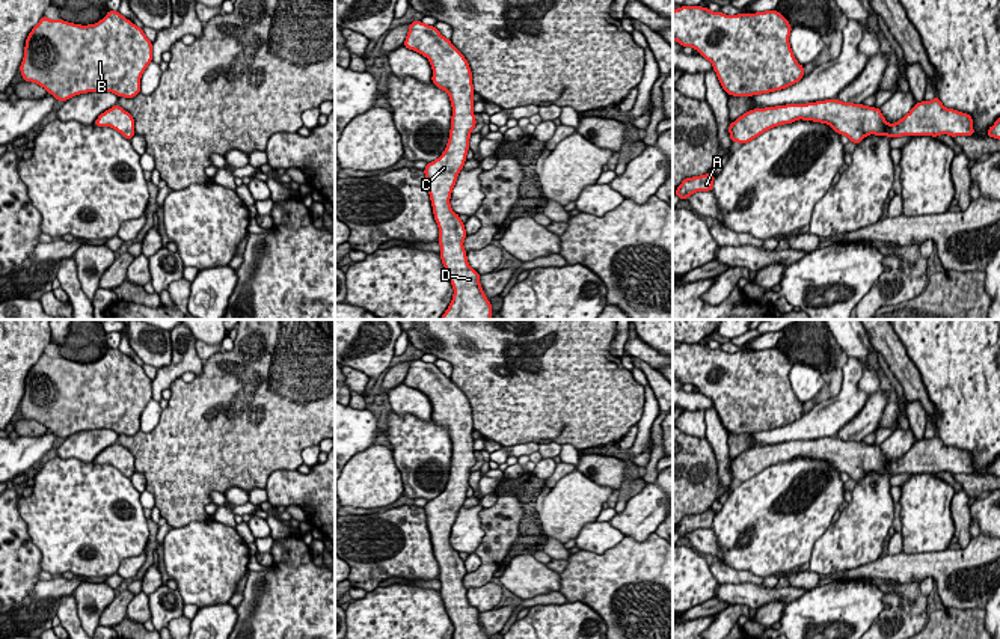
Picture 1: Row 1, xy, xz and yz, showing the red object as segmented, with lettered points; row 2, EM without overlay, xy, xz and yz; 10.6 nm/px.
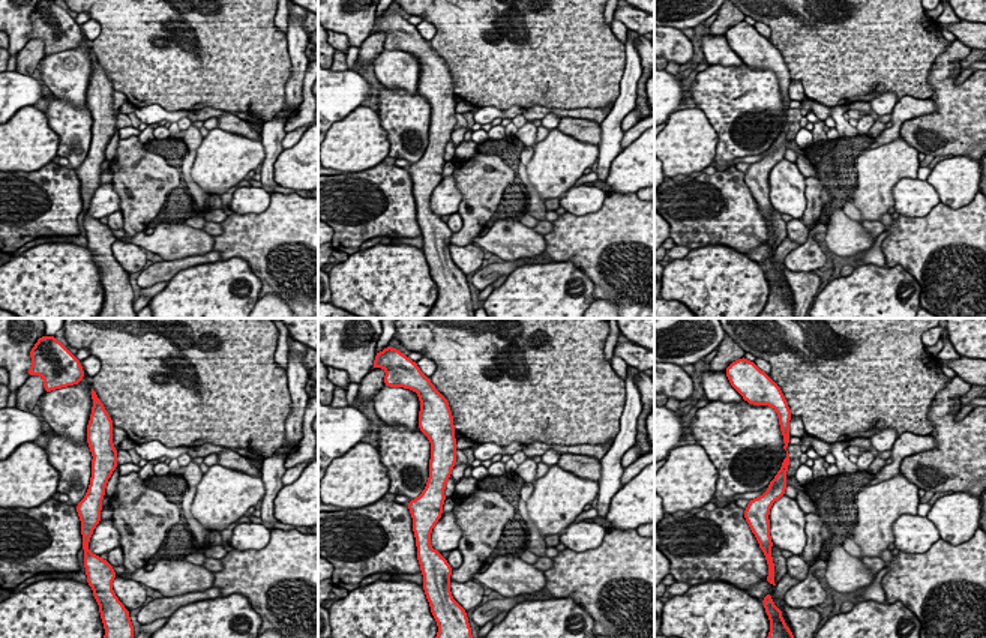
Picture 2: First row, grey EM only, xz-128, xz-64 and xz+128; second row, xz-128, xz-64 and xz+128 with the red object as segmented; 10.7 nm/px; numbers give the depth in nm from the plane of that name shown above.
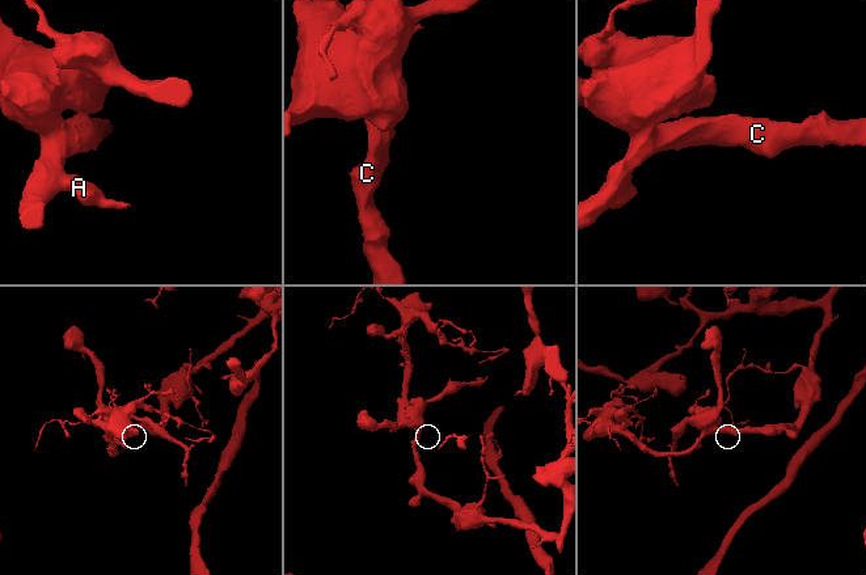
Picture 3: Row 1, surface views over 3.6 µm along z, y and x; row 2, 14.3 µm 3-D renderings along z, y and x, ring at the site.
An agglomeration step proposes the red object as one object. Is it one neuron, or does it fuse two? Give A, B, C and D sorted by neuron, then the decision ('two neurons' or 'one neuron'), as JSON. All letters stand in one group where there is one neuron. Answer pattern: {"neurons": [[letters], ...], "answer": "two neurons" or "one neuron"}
{"neurons": [["A", "B", "C", "D"]], "answer": "one neuron"}

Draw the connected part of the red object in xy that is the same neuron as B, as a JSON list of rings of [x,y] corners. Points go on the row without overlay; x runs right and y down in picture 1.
[[[109,348],[97,362],[80,363],[45,353],[26,377],[20,408],[24,419],[42,423],[57,439],[86,430],[107,428],[133,436],[140,431],[140,414],[152,399],[152,380],[143,366],[134,363],[118,348]]]

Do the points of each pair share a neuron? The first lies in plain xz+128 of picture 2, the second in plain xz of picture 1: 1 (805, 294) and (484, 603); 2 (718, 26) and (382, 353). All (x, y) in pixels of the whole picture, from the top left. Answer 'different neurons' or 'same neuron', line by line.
1: different neurons
2: different neurons

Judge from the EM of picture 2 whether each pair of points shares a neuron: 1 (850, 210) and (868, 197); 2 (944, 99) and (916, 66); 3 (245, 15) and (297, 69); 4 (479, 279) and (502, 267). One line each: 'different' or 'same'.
1: different
2: different
3: different
4: same

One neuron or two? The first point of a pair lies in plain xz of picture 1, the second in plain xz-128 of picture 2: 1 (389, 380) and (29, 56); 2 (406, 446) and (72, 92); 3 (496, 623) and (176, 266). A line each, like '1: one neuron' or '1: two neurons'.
1: one neuron
2: two neurons
3: one neuron

